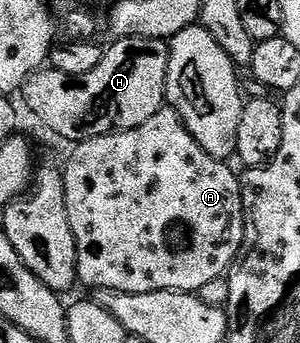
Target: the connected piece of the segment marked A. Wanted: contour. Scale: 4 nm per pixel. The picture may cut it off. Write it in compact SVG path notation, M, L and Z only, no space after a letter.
M163 108L152 116L152 120L144 120L140 128L131 130L115 130L112 134L96 136L87 142L77 143L73 147L70 159L64 165L62 179L66 185L66 207L68 208L68 224L76 240L78 253L78 282L81 285L95 286L98 292L116 294L151 294L152 292L177 292L193 294L201 292L204 284L212 284L212 280L223 277L233 267L238 254L242 251L244 240L244 212L242 211L242 183L239 175L231 172L229 165L221 158L208 156L200 144L186 131L182 117L176 111Z

